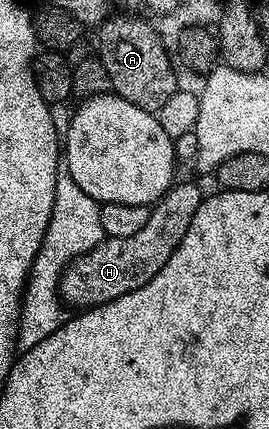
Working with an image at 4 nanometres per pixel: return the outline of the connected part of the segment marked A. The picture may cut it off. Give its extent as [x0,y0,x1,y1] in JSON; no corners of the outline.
[98,17,178,112]

